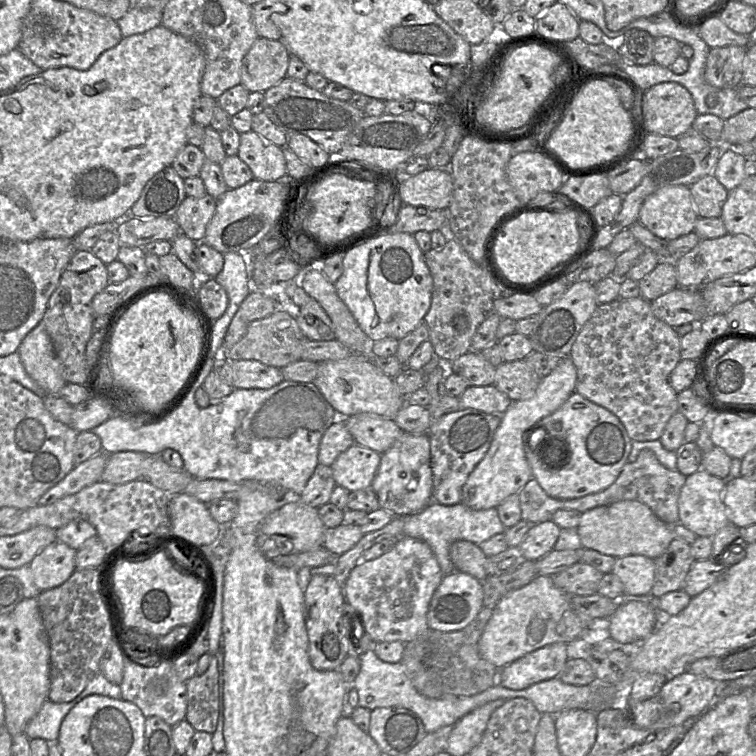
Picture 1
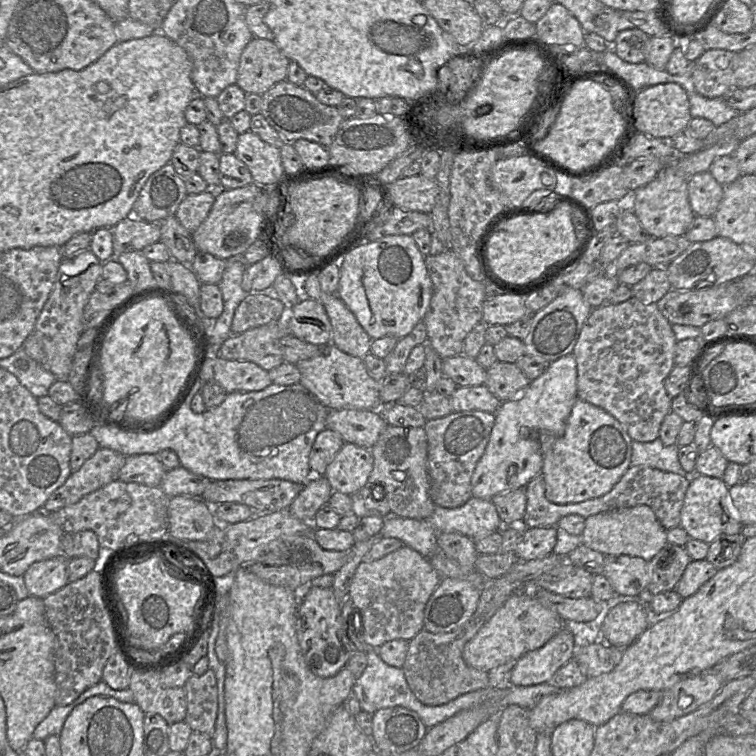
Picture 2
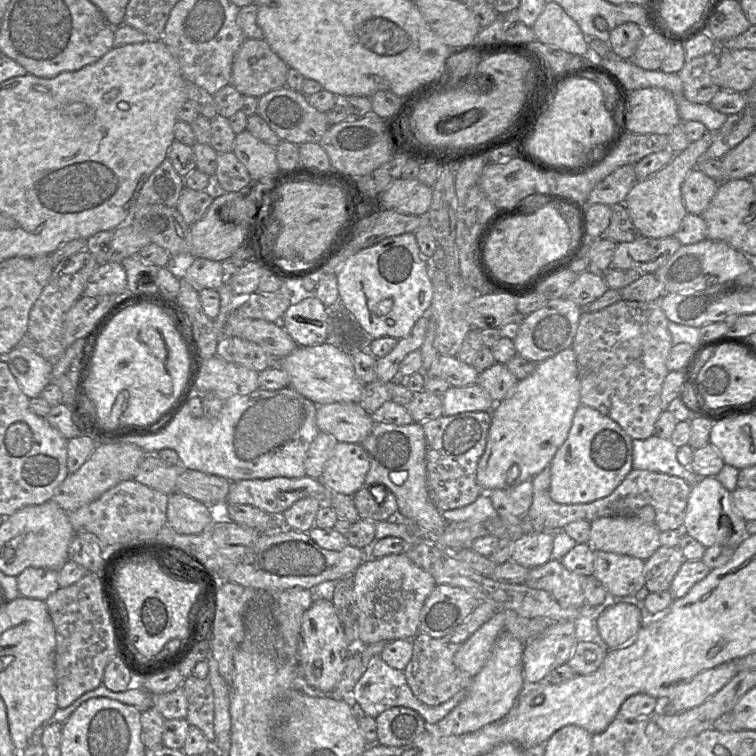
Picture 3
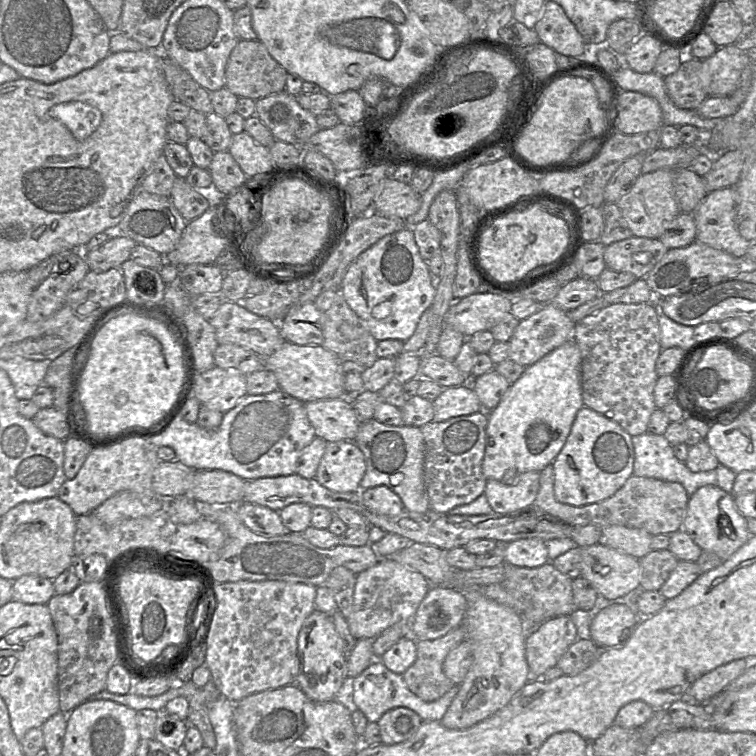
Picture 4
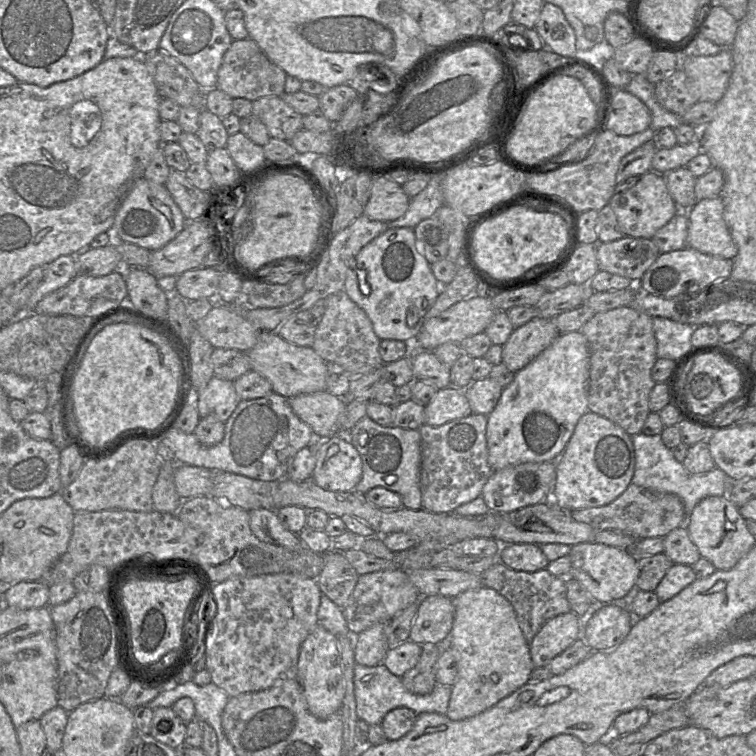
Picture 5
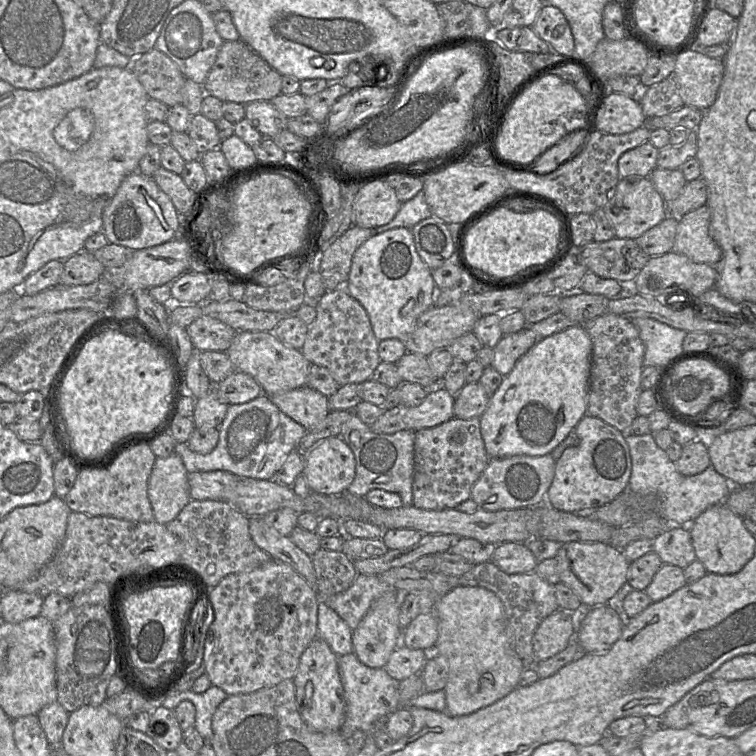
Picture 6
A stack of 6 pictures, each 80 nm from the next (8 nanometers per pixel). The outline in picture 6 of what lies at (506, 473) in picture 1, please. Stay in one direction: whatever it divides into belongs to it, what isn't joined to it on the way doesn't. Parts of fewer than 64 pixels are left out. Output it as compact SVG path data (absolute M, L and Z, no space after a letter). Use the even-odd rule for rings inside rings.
M581 324L540 339L515 364L480 417L491 458L550 454L587 414L593 343Z

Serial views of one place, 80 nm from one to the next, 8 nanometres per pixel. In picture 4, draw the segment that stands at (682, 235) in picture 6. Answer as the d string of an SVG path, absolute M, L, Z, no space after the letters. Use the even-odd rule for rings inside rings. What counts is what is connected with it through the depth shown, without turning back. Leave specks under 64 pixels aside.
M733 186L709 192L692 214L696 241L736 258L742 258L748 252L749 242L741 236L736 223Z

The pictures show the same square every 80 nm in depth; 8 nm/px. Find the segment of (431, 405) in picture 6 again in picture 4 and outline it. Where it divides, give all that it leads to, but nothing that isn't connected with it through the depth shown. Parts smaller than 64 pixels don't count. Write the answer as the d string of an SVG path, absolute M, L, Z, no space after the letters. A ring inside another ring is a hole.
M470 383L446 388L433 401L433 422L474 414L483 410L482 404Z

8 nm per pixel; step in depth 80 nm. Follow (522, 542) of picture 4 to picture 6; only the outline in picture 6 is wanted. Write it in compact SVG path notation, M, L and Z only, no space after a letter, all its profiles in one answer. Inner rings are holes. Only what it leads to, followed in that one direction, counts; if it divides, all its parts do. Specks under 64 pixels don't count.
M519 542L497 545L491 561L507 574L535 572L539 563L527 545Z

